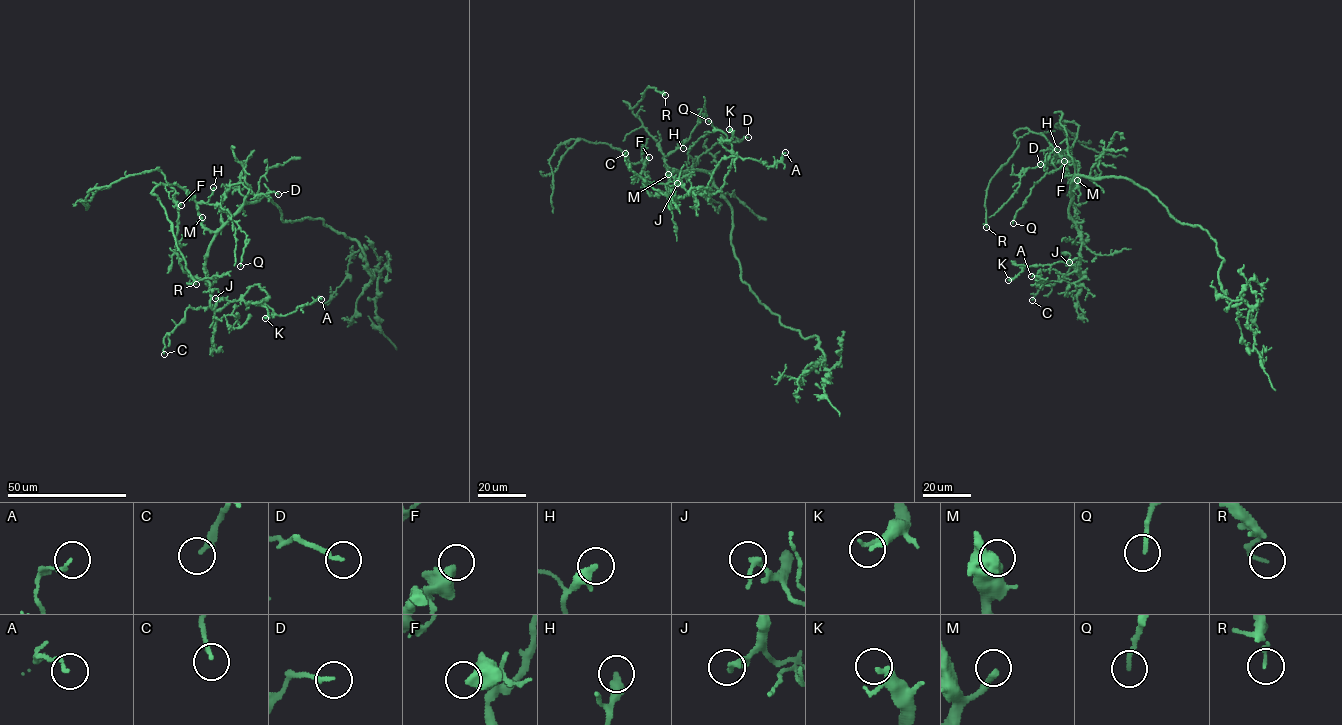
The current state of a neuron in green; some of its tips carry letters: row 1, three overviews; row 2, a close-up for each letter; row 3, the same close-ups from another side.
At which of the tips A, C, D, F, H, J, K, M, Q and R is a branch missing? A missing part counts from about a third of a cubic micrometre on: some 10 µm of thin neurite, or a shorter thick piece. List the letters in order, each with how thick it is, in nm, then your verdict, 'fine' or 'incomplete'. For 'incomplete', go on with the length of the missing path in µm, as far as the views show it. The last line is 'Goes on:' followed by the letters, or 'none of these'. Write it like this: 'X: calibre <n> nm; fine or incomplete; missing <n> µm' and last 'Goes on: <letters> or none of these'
A: calibre 130 nm; fine
C: calibre 190 nm; fine
D: calibre 190 nm; fine
F: calibre 480 nm; fine
H: calibre 400 nm; fine
J: calibre 220 nm; fine
K: calibre 200 nm; fine
M: calibre 260 nm; incomplete; missing 10 µm
Q: calibre 180 nm; incomplete; missing 10 µm
R: calibre 110 nm; incomplete; missing 50 µm
Goes on: M, Q, R

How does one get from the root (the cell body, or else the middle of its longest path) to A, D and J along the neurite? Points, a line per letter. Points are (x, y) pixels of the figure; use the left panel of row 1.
A: (240, 208), (205, 258), (210, 307), (220, 310), (242, 299), (286, 316), (321, 299)
D: (240, 208), (223, 223), (222, 195), (235, 184), (242, 183), (255, 195), (278, 194)
J: (240, 208), (218, 231), (205, 258), (210, 307), (220, 310), (229, 302), (215, 298)

